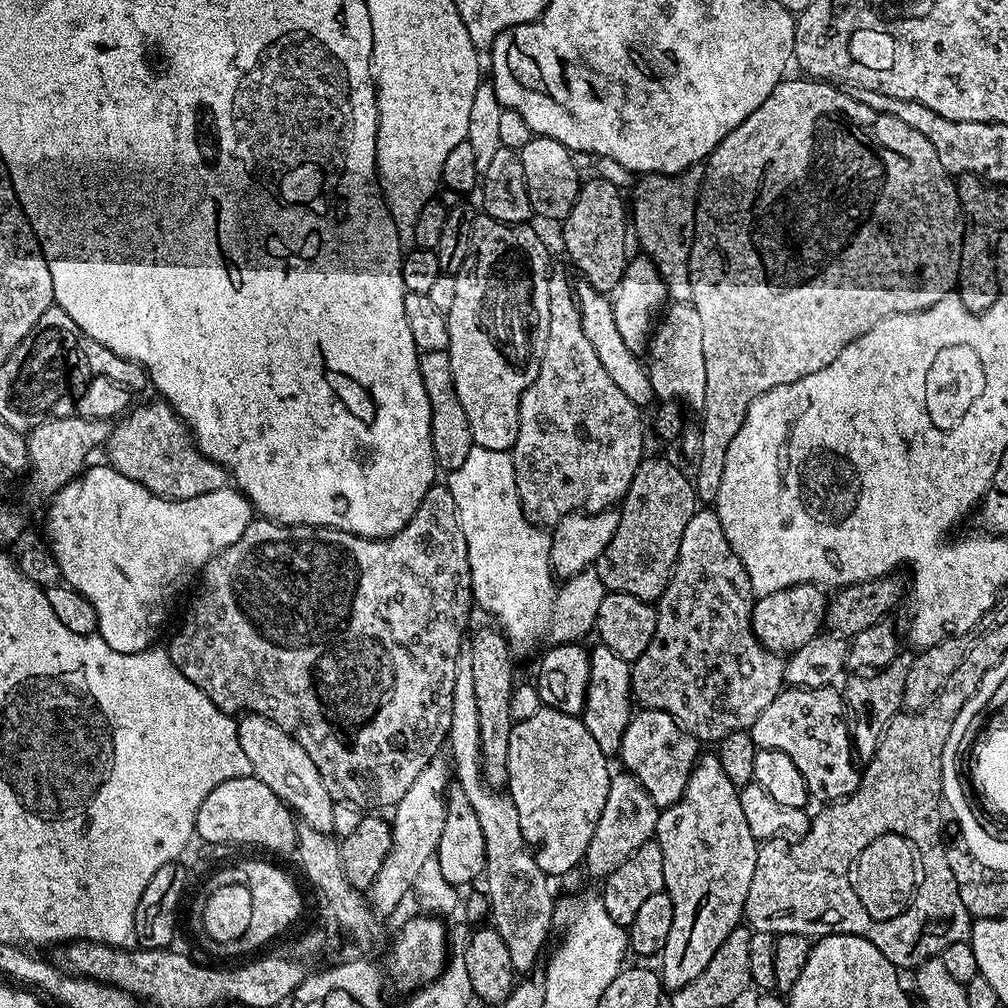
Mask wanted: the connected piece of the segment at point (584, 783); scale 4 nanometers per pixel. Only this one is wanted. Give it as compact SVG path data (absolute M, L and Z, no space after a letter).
M542 706L530 718L513 723L506 792L517 807L522 836L547 877L564 876L575 864L577 867L583 861L590 838L594 838L598 818L602 818L602 806L606 806L610 779L608 764L609 757L598 750L598 742L594 742L580 716L562 714L556 708Z

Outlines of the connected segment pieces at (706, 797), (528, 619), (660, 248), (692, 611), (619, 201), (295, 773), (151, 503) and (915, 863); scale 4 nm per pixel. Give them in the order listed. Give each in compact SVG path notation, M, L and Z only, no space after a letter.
M704 754L697 759L696 767L692 769L690 778L686 782L686 790L682 794L682 798L661 811L656 823L654 843L662 850L664 891L670 894L670 898L674 902L674 922L670 926L670 938L666 938L666 946L658 960L658 971L665 989L675 990L682 986L690 986L690 982L694 982L694 978L698 978L698 974L702 974L702 970L706 970L706 966L710 966L710 958L714 958L714 954L718 954L718 946L722 946L722 942L726 942L728 935L741 923L746 906L746 894L750 894L750 878L754 878L754 862L758 862L756 853L758 841L754 838L754 834L750 834L750 825L746 823L746 818L742 814L738 786L734 782L730 782L730 778L726 778L726 770L722 770L722 762L715 754L708 754L708 756Z
M473 446L466 462L462 462L458 470L447 473L446 483L450 494L454 494L454 506L458 506L462 534L466 534L470 545L468 557L472 571L472 599L477 605L480 603L482 611L489 612L497 620L493 621L504 633L513 653L532 652L543 644L551 646L583 641L583 636L595 629L598 606L602 606L602 598L606 594L604 583L596 571L589 570L567 577L566 582L561 583L564 585L556 589L558 580L550 562L552 537L543 527L530 523L524 515L511 455Z
M699 167L689 168L678 176L648 174L635 185L636 201L630 204L643 251L656 263L668 287L669 297L676 302L692 299L688 255L692 249L692 235L696 232L696 202L701 183L702 172Z
M701 507L690 518L690 522L686 522L686 530L682 533L682 546L678 546L678 558L676 566L672 570L672 577L669 578L666 590L660 595L659 601L655 605L654 638L650 638L650 646L646 646L643 654L637 660L631 661L632 694L635 703L641 709L653 708L670 714L691 736L695 736L701 742L707 742L707 740L718 742L722 738L726 738L726 734L751 729L754 718L758 718L758 714L762 714L762 710L766 710L766 706L770 706L770 702L774 702L776 695L785 687L784 666L786 663L783 655L761 646L756 640L755 634L752 633L753 603L754 593L750 586L750 574L746 574L746 566L742 566L738 554L734 554L734 550L722 530L722 522L718 518L718 514L711 507Z
M591 178L592 180L585 179L583 183L580 185L580 193L578 194L578 198L574 202L574 206L570 210L570 214L563 220L562 228L564 228L564 248L568 251L568 256L572 259L572 264L577 268L578 271L581 272L583 283L589 284L590 286L594 286L594 290L598 290L599 292L605 294L611 294L618 285L622 282L622 274L626 270L626 266L628 265L629 258L625 253L625 233L630 225L630 212L626 207L626 200L624 204L624 196L625 193L621 191L621 189L616 188L610 182L606 180L602 180L599 178Z
M241 715L236 729L238 742L242 742L242 751L246 758L250 758L252 775L270 786L278 798L282 798L282 802L292 809L301 825L331 833L336 801L330 798L330 790L326 790L326 782L322 782L322 774L318 774L318 766L310 762L310 754L302 750L300 743L274 726L274 722L261 716Z
M107 462L94 464L85 467L80 475L74 477L66 486L62 486L62 490L51 497L49 504L52 505L48 508L48 541L46 541L46 544L51 551L52 557L56 560L56 565L60 568L63 583L68 583L78 595L85 596L88 599L89 606L96 611L95 631L106 642L106 646L110 646L110 650L118 650L122 654L146 652L157 643L156 635L159 634L160 627L167 622L168 611L175 606L180 591L188 583L191 585L194 578L199 577L200 573L204 571L204 567L219 552L226 550L226 546L234 546L234 542L238 542L238 538L242 538L246 526L250 526L250 522L254 518L254 509L243 492L232 486L226 486L222 490L214 490L214 494L202 494L199 498L167 500L150 494L150 490L138 486L138 482L130 482L130 478L118 474L118 470L114 470L111 464Z
M893 832L882 834L858 854L858 858L850 869L852 884L858 894L858 902L875 920L889 920L898 918L908 909L912 897L916 894L916 887L922 879L921 862L918 859L915 844L910 843L905 836Z

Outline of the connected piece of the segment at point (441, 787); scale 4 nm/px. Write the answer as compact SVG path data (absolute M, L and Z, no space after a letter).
M437 758L432 760L418 773L418 778L414 778L410 790L406 790L406 794L402 794L402 798L397 802L395 808L391 809L392 845L390 846L390 854L386 854L386 862L382 862L382 870L378 870L378 874L374 874L374 882L366 890L366 899L369 906L381 918L387 918L407 898L408 892L410 896L410 893L415 889L418 874L422 870L423 864L426 863L426 858L437 855L440 840L444 836L446 814L448 813L444 779L449 779L449 776L450 764L447 759Z

